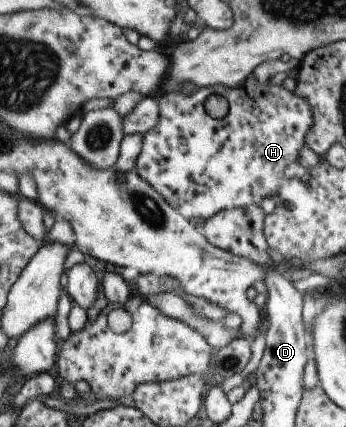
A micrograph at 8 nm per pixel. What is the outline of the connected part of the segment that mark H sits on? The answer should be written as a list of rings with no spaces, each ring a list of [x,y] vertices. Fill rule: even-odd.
[[[251,74],[234,88],[208,86],[188,94],[166,93],[158,99],[156,124],[140,136],[140,152],[134,170],[168,206],[193,224],[198,220],[206,221],[220,210],[244,208],[248,204],[260,206],[265,197],[277,198],[274,208],[286,206],[302,198],[300,180],[308,180],[308,168],[300,166],[298,152],[306,145],[304,136],[310,126],[312,112],[302,96],[288,92],[282,84],[258,82]],[[209,95],[220,95],[228,102],[228,113],[221,120],[210,118],[204,110],[204,101]]]

